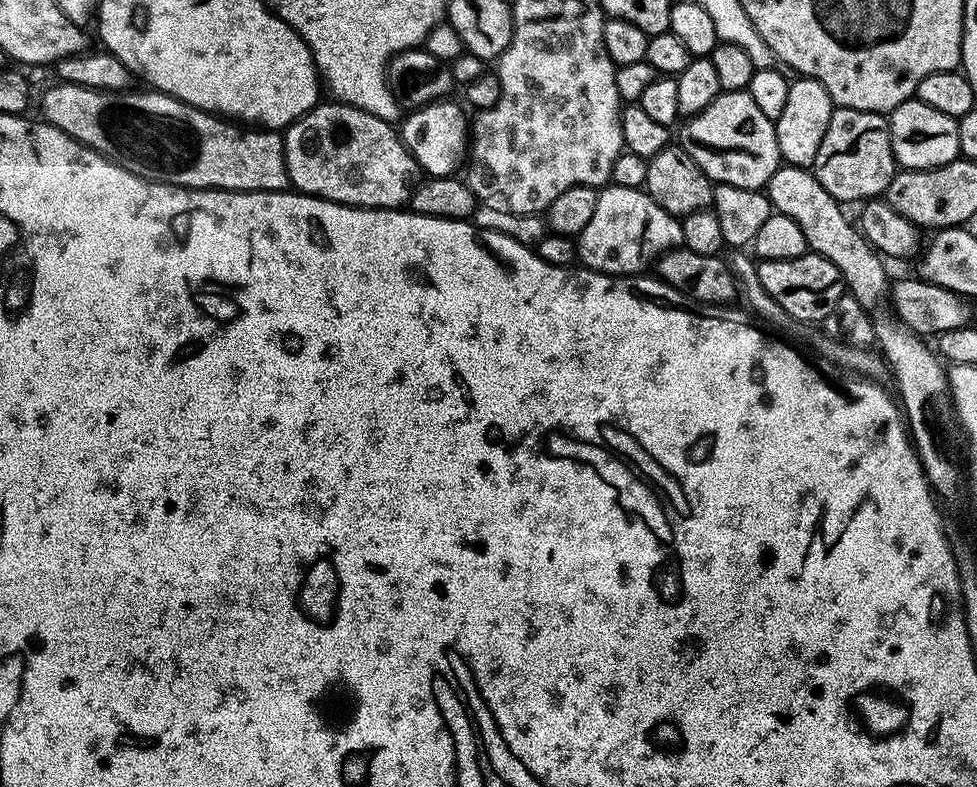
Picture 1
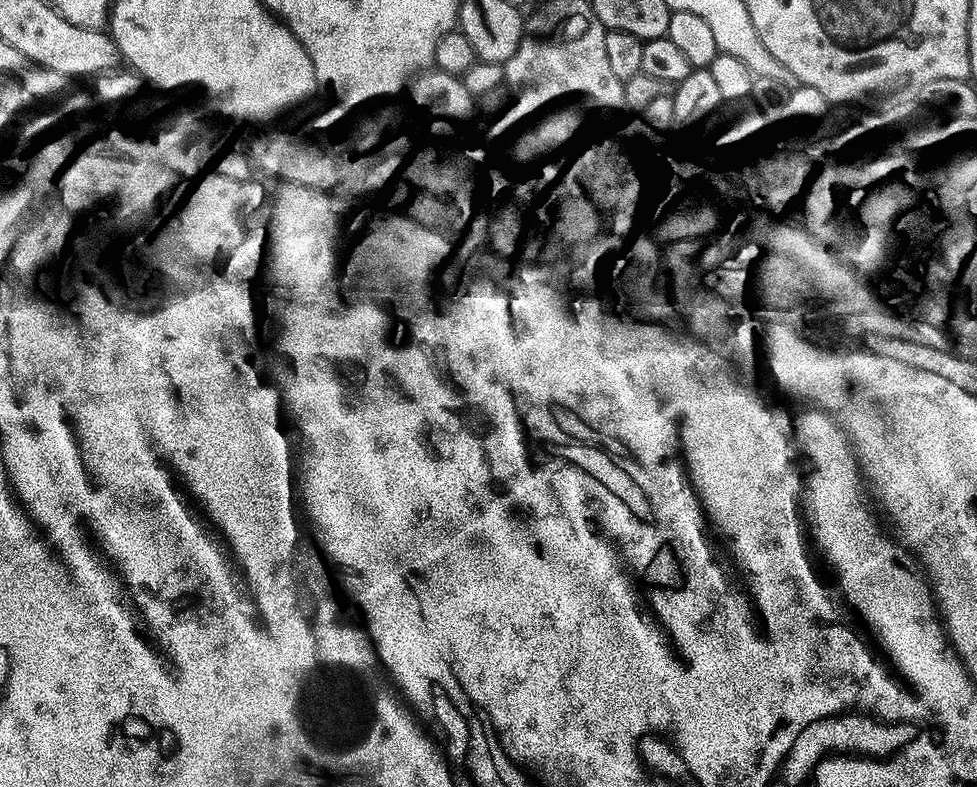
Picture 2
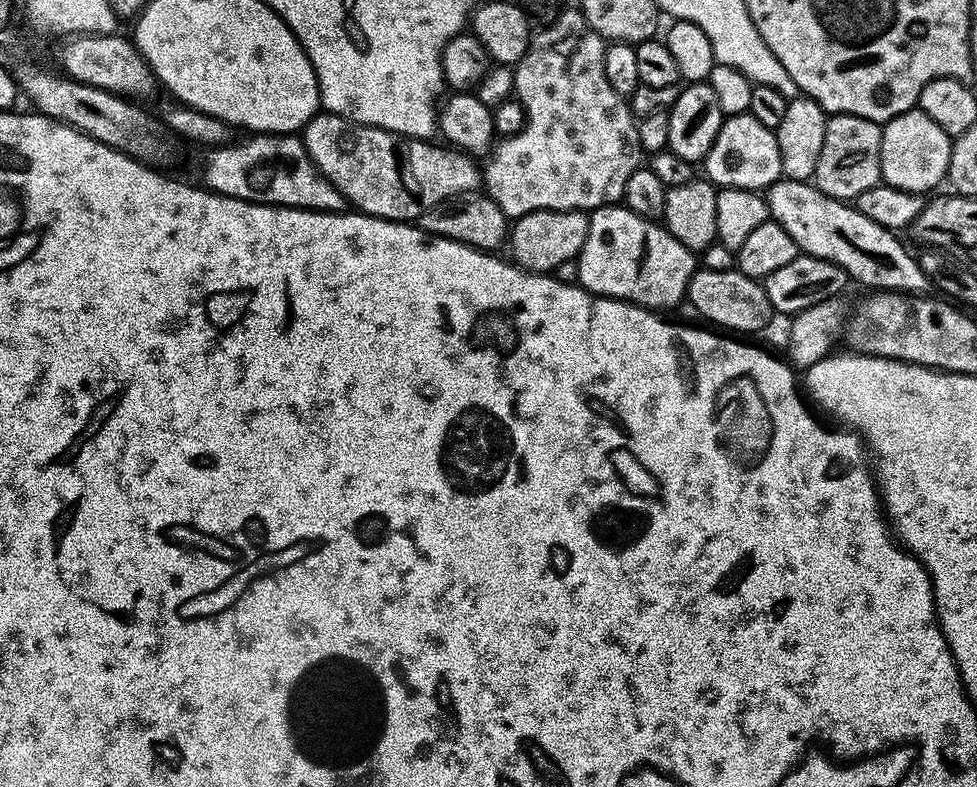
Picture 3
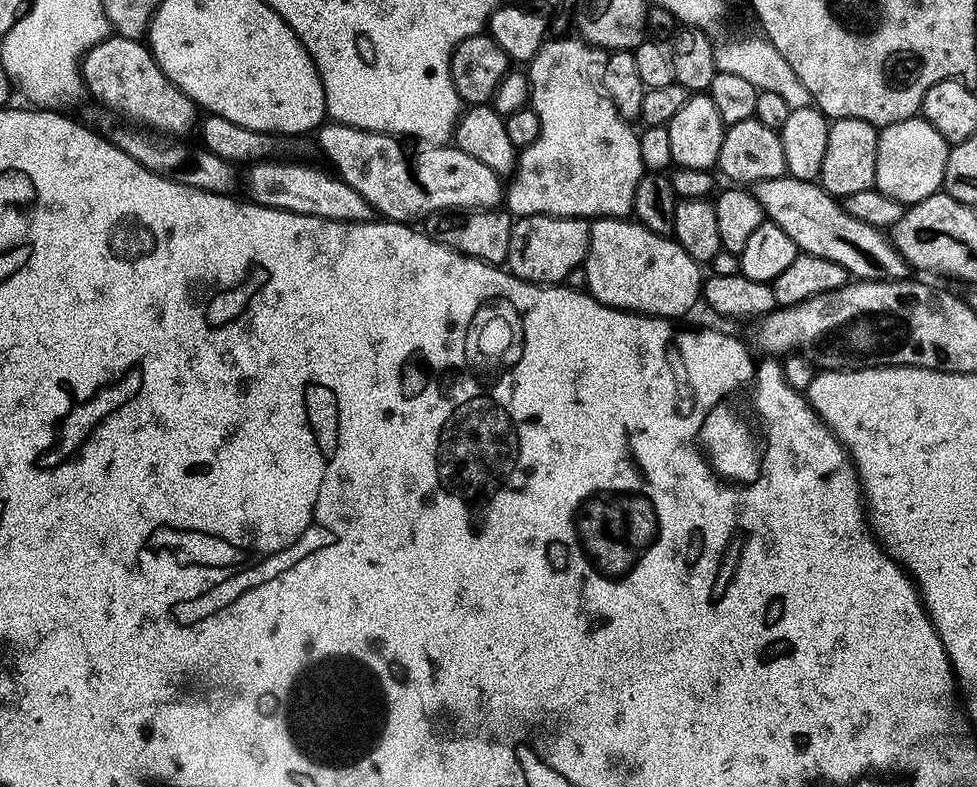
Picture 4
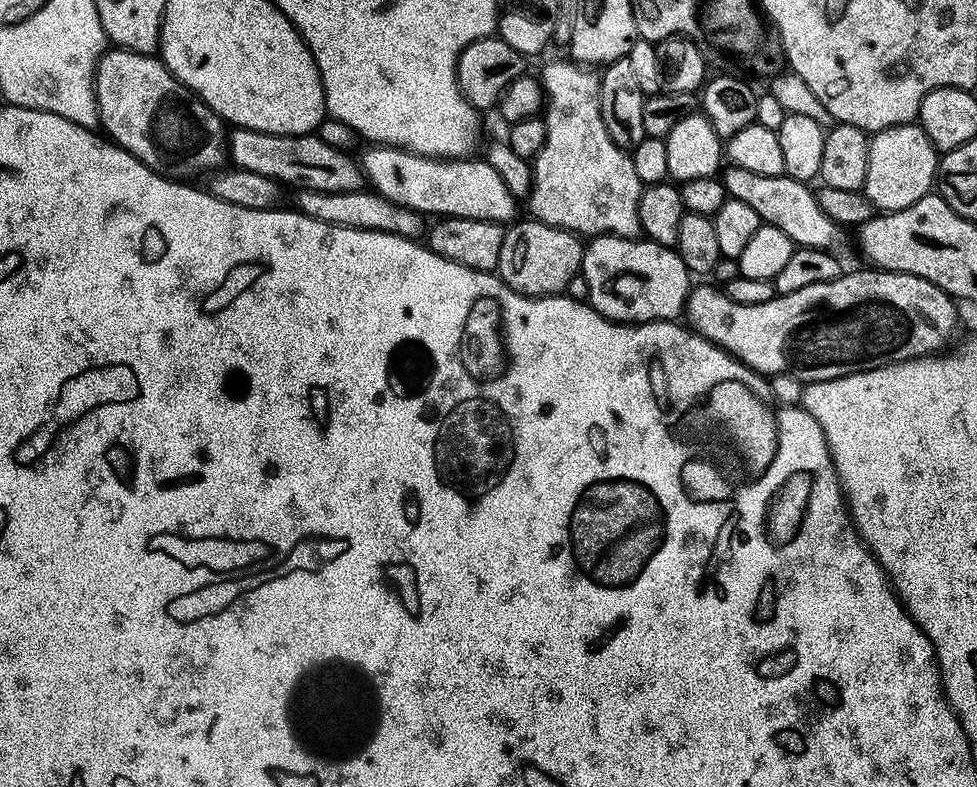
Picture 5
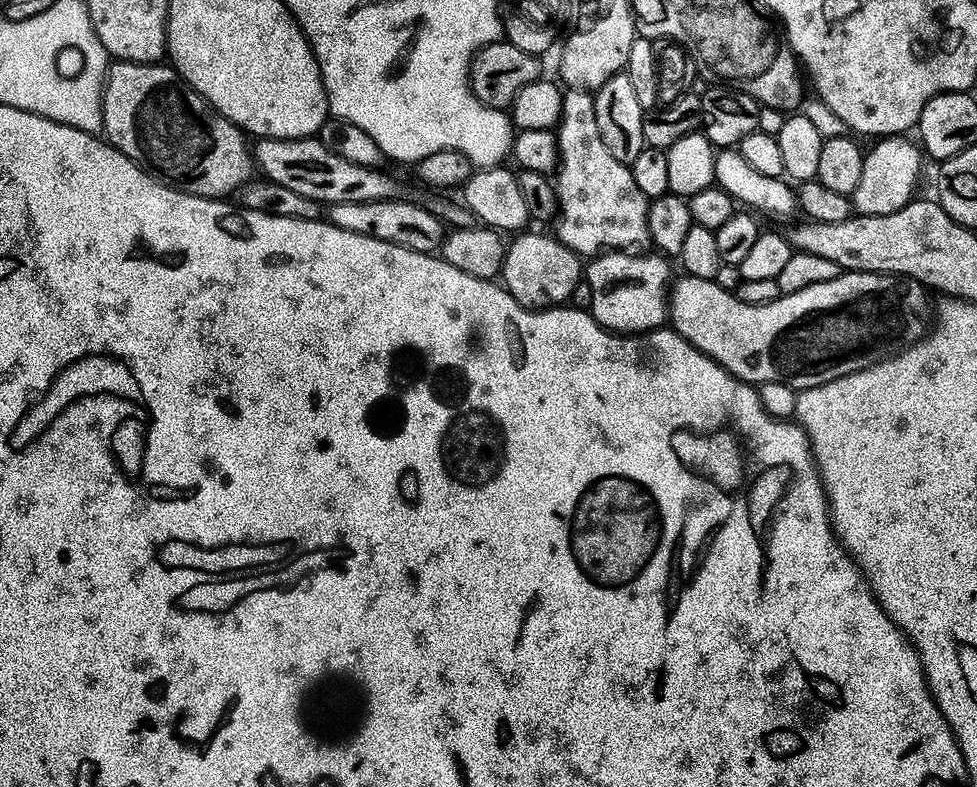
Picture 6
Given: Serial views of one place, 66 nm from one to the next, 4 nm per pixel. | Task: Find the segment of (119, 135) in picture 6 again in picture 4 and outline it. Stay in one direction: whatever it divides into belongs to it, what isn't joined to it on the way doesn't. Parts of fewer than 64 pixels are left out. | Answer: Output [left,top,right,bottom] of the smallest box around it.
[80,35,198,136]

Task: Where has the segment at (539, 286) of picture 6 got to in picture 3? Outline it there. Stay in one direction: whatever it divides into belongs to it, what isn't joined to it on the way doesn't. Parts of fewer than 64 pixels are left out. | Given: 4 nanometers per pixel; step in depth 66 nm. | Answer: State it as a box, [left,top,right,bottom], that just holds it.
[510,210,587,274]

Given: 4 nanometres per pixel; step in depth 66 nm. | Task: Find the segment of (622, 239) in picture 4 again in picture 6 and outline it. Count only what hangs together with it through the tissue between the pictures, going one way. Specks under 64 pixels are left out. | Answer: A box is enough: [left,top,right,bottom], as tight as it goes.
[586,250,674,334]

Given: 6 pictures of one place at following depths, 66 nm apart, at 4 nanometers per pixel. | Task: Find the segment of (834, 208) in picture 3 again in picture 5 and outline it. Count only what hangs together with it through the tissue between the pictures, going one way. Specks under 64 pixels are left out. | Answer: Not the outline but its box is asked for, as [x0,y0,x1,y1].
[722,167,842,249]

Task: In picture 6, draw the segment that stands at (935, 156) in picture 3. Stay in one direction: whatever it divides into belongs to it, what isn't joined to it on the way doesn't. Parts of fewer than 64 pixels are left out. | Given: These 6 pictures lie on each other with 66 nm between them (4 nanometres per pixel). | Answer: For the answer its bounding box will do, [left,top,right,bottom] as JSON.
[851,135,922,216]

